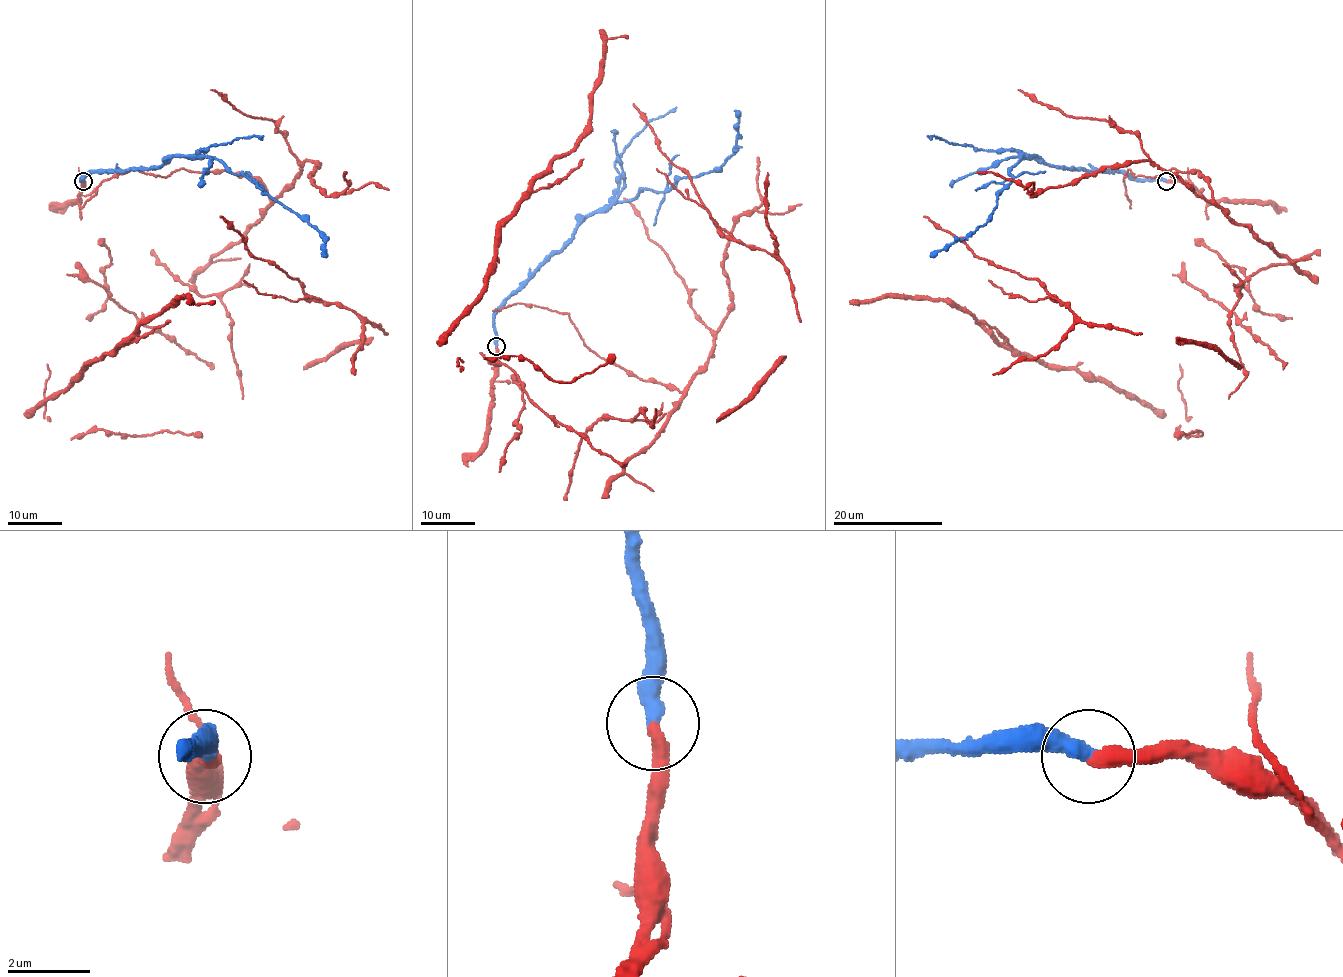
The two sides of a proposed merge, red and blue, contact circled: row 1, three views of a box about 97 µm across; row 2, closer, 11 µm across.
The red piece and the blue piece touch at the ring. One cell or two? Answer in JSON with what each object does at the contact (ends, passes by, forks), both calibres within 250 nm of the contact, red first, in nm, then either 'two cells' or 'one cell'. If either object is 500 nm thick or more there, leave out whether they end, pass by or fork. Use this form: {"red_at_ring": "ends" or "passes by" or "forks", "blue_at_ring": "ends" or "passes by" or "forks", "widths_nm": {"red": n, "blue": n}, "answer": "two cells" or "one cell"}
{"red_at_ring": "ends", "blue_at_ring": "ends", "widths_nm": {"red": 380, "blue": 400}, "answer": "one cell"}

